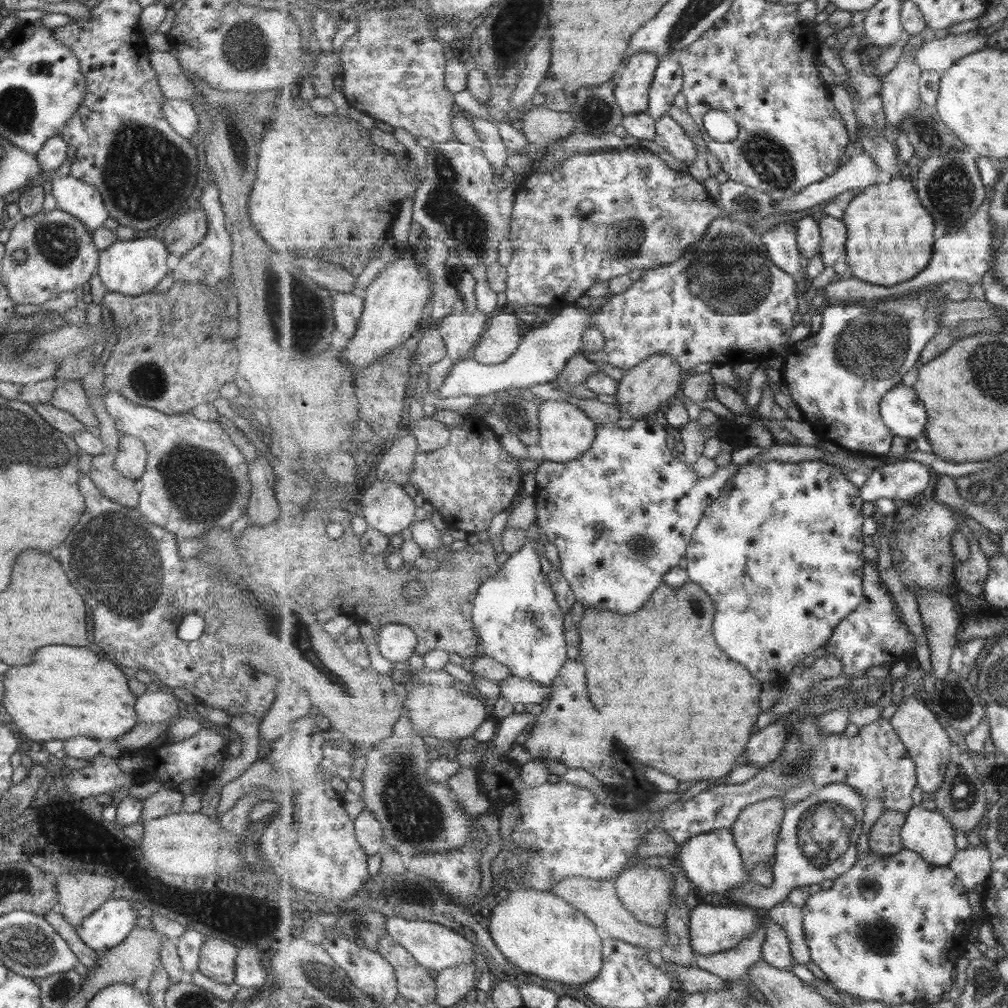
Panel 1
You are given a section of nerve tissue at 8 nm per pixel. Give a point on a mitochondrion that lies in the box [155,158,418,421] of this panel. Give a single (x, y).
(299, 318)

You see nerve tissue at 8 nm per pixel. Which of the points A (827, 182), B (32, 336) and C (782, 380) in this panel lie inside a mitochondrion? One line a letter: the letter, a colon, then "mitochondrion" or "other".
A: other
B: other
C: other

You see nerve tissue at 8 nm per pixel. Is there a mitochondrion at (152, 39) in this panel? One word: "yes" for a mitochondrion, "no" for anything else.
no

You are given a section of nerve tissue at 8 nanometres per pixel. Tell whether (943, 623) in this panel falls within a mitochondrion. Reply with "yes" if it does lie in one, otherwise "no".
no

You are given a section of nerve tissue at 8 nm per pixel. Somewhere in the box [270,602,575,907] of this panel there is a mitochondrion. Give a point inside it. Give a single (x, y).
(414, 814)

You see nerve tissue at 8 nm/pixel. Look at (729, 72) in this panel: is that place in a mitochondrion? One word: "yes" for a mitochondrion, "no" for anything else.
no

